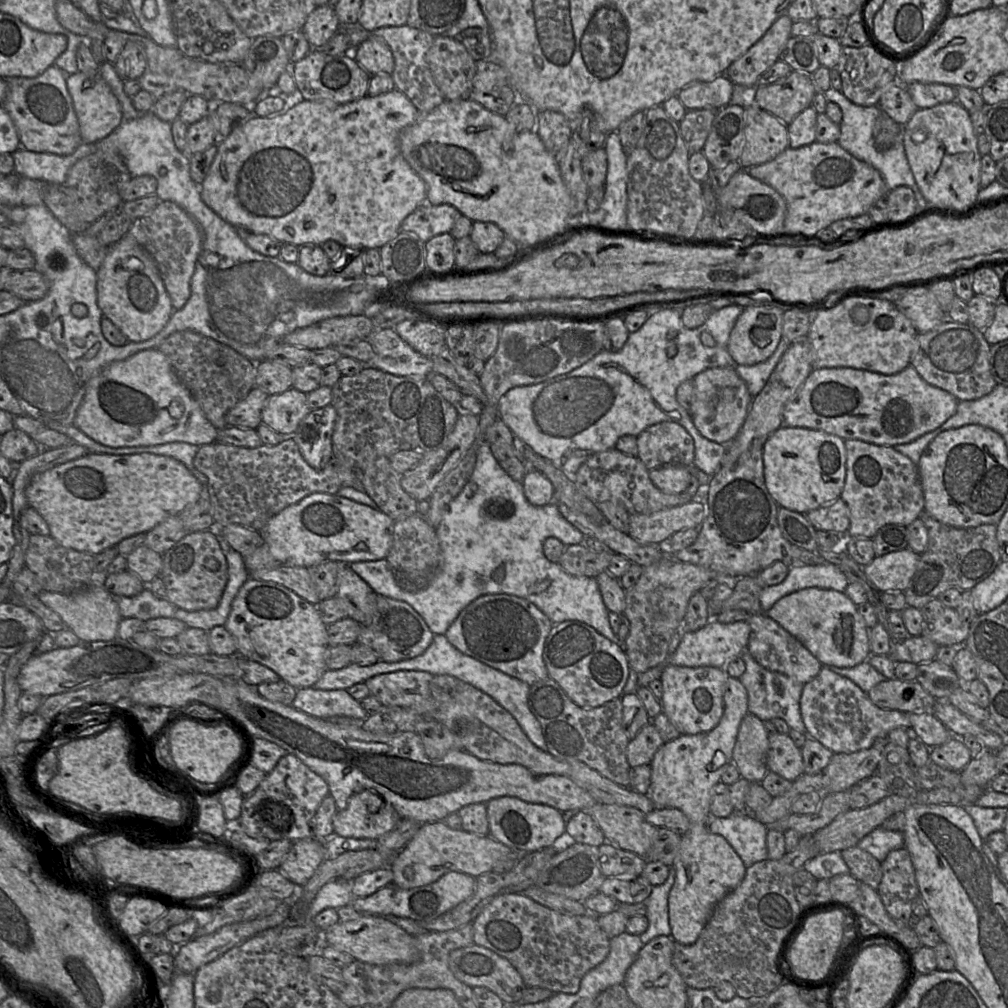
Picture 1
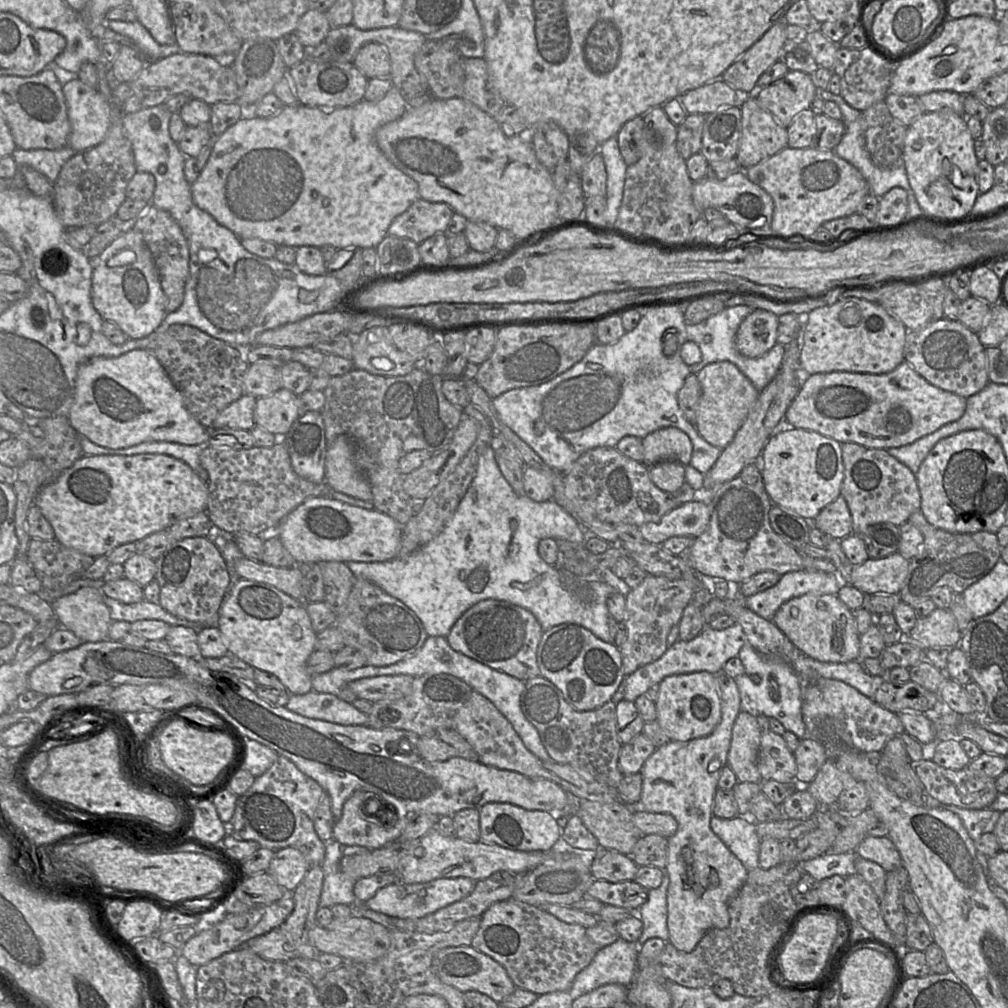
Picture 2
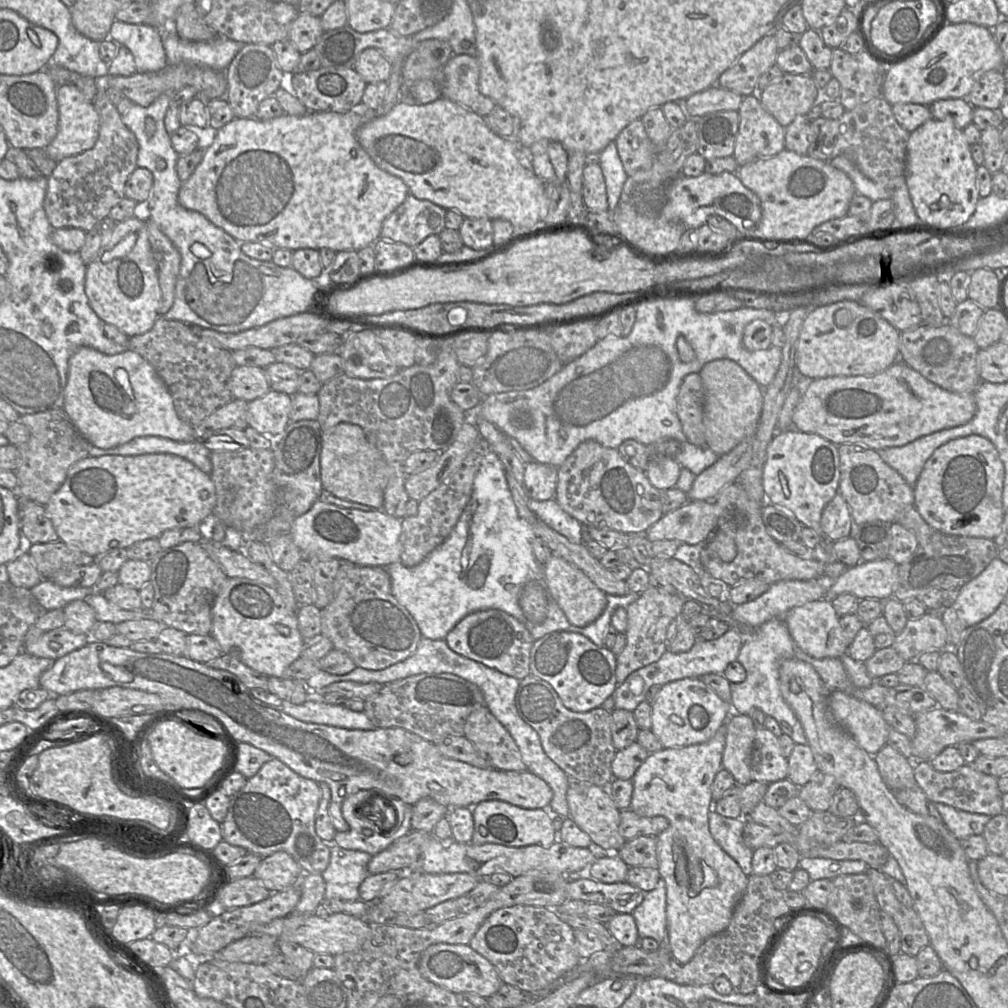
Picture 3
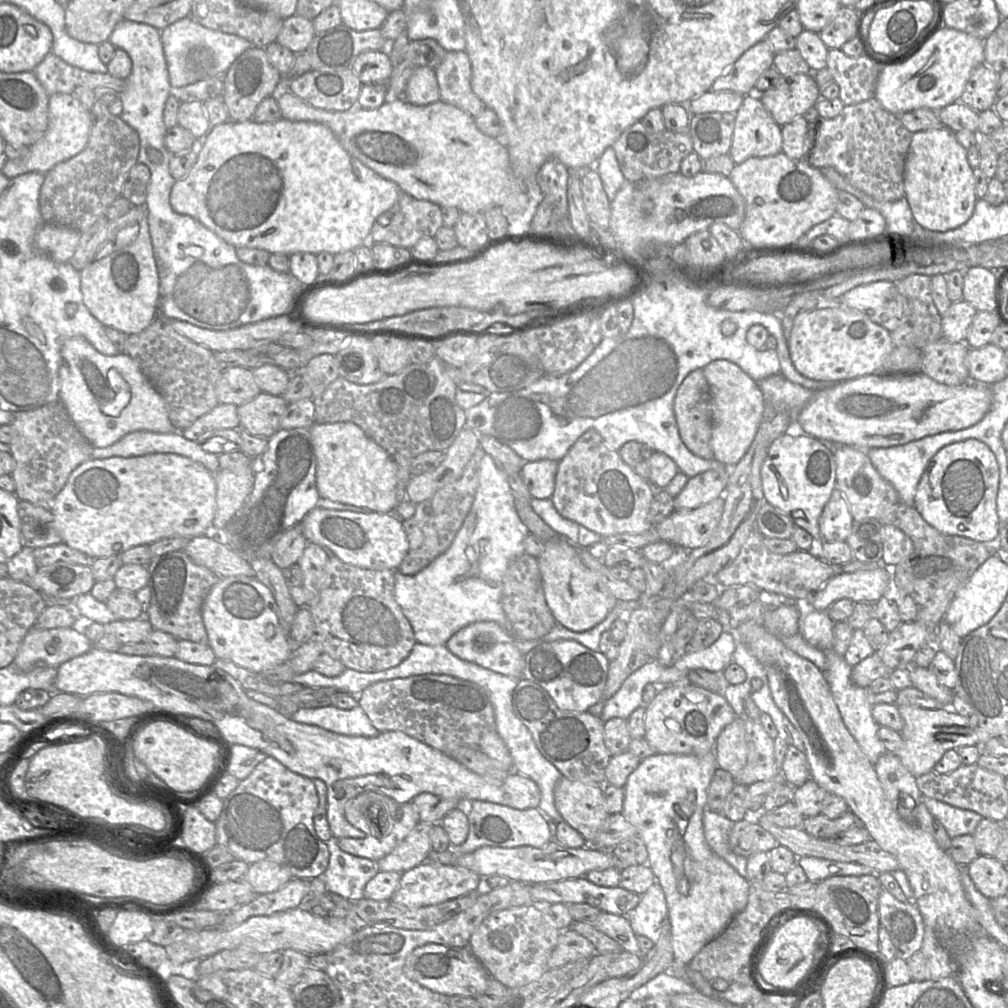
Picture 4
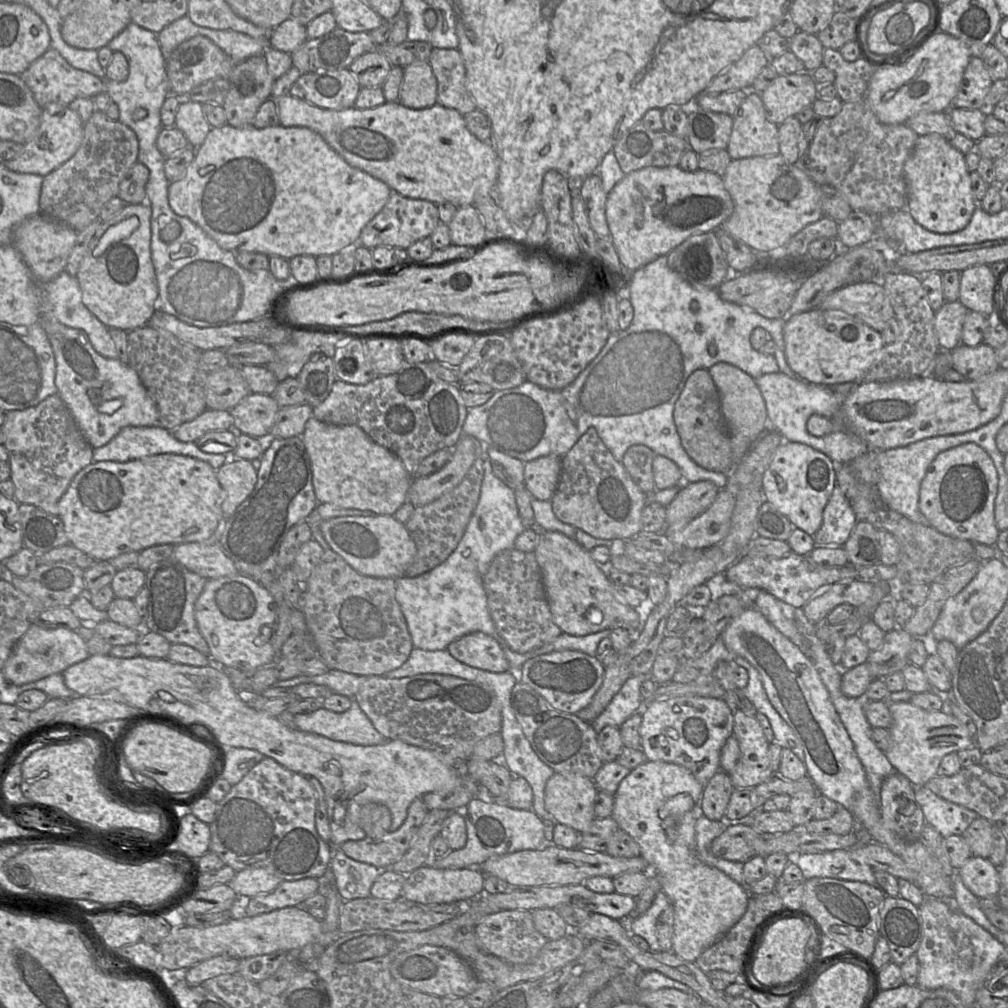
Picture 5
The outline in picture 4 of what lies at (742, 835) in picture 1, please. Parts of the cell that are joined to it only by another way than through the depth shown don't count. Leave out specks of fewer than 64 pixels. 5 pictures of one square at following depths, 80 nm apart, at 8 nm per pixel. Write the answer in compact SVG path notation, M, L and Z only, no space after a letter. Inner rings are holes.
M706 809L703 813L704 836L713 852L728 862L742 877L747 878L747 858L733 853L728 838L734 822L721 812Z

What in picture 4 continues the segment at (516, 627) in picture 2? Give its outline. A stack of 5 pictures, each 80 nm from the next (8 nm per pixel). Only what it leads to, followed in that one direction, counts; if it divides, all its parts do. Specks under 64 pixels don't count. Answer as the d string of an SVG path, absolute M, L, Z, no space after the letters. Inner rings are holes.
M493 621L469 624L445 643L447 649L458 658L513 678L522 678L525 656L516 646L516 638L504 627Z

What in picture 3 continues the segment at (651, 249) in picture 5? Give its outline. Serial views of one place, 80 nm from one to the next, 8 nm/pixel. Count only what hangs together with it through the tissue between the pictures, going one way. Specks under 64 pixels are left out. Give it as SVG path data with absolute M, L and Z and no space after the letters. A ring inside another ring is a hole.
M703 172L698 177L679 175L668 183L662 215L671 222L682 222L687 229L698 229L711 215L719 215L734 225L739 234L754 234L762 210L758 196L742 184L736 173L712 175Z

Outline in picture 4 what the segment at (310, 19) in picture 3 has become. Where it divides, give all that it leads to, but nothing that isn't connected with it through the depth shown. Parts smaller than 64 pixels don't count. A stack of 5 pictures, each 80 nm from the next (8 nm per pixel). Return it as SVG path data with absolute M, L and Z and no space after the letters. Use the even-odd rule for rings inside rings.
M296 14L284 19L276 42L298 55L306 50L316 35L312 20Z

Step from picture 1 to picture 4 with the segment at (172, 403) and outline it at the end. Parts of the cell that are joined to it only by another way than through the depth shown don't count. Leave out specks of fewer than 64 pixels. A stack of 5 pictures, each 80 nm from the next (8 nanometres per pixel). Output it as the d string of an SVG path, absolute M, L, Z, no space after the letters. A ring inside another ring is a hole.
M75 336L63 341L61 358L59 399L91 446L108 447L134 431L164 434L177 432L169 420L164 399L142 373L139 365L125 352L114 356L102 355L85 338Z

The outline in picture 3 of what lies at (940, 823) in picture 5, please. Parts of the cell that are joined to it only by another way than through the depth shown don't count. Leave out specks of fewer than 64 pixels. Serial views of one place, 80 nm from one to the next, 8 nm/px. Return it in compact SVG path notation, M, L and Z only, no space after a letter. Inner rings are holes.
M935 803L942 822L958 839L963 840L973 835L982 835L985 825L991 816L970 813L942 803Z

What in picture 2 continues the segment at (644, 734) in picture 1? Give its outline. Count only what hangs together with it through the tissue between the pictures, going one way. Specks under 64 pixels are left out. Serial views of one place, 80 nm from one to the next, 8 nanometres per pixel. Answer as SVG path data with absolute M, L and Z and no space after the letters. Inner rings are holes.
M639 733L632 741L622 745L618 768L623 775L639 773L648 757L656 750L651 740Z

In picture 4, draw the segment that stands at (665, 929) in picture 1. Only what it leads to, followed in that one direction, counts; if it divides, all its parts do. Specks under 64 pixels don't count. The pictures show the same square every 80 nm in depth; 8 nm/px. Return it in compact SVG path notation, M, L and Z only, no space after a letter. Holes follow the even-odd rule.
M658 881L640 896L637 906L628 914L631 928L635 935L645 936L654 944L660 935L663 919L668 918L665 894Z

